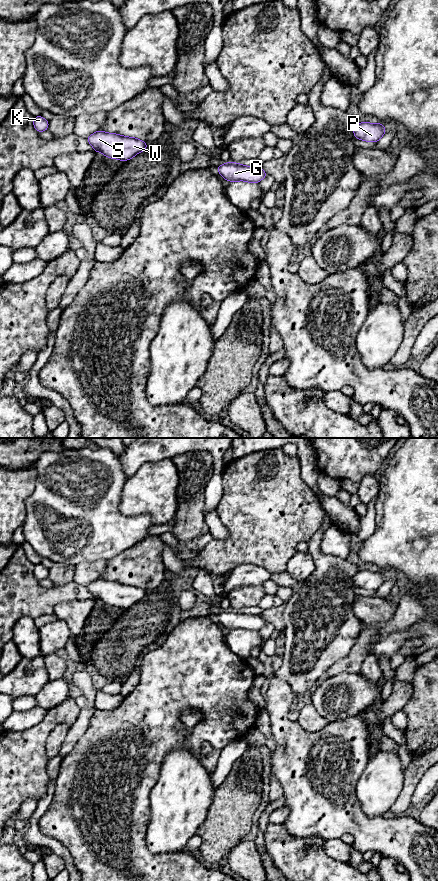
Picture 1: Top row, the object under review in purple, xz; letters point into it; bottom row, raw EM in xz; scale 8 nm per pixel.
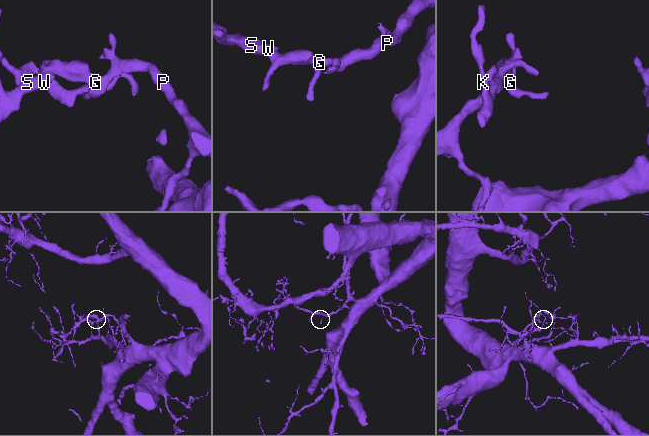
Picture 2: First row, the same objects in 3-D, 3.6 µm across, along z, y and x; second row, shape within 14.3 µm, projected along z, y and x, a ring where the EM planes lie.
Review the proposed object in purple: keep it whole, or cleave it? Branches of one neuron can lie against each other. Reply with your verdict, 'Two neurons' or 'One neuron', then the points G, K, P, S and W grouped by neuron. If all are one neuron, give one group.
One neuron. Groups: G K P S W

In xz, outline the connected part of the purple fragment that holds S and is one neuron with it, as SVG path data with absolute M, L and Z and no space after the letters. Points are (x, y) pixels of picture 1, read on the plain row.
M96 579L86 586L94 596L108 606L127 609L148 596L148 592L136 585L127 585L115 581Z

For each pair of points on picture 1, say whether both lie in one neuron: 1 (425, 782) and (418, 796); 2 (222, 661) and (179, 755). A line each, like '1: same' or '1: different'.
1: same
2: different

